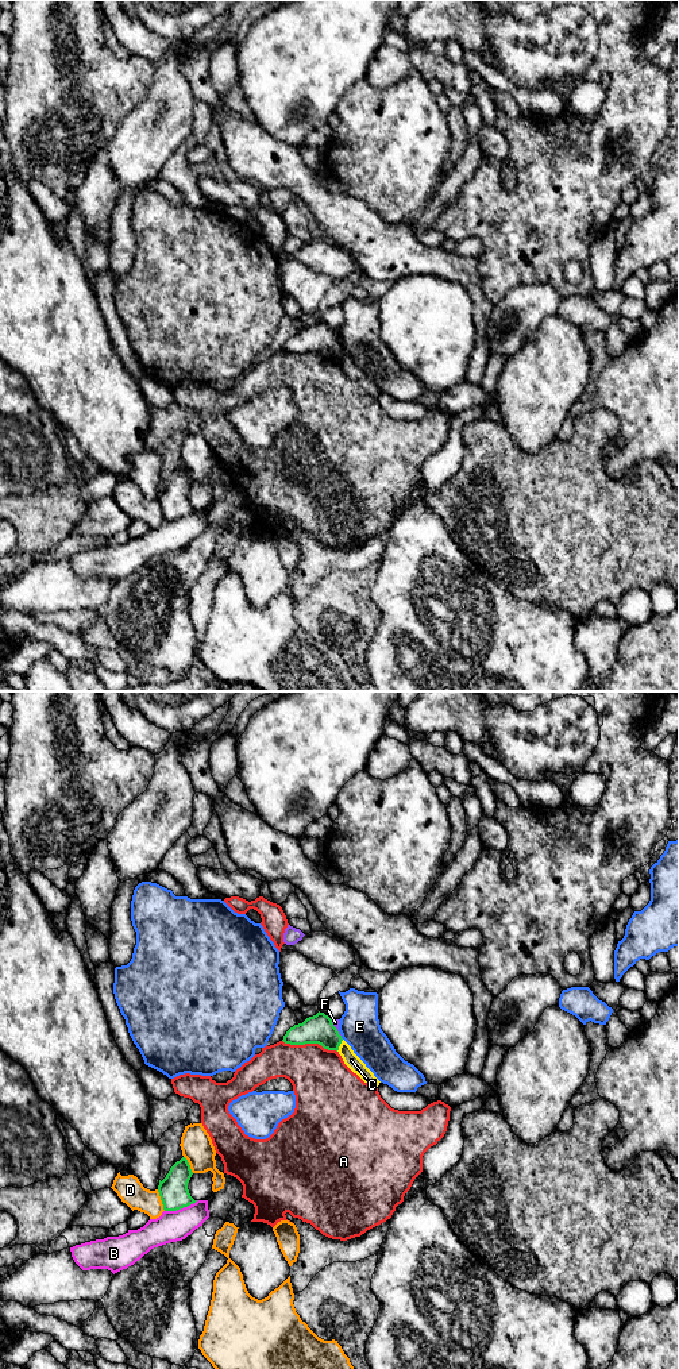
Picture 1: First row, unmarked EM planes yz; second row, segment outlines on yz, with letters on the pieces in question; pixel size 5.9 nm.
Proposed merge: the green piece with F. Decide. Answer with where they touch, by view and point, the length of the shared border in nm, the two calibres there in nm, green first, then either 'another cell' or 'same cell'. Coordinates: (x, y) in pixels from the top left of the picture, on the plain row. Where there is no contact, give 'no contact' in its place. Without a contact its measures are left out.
yz (335, 336) | 120 nm | 180/40 nm | another cell

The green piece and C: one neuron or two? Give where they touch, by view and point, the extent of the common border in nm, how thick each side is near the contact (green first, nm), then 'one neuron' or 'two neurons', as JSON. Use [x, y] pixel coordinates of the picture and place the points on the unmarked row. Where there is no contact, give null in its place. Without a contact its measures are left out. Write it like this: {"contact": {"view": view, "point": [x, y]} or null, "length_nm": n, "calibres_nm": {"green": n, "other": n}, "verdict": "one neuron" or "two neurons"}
{"contact": {"view": "yz", "point": [339, 354]}, "length_nm": 80, "calibres_nm": {"green": 180, "other": 90}, "verdict": "two neurons"}

